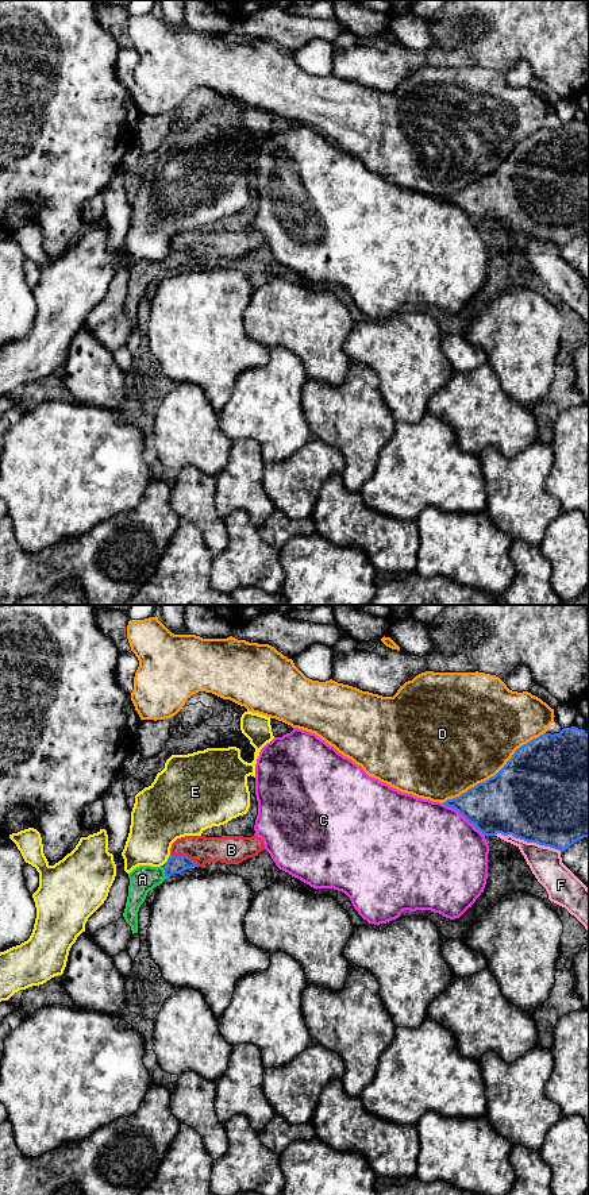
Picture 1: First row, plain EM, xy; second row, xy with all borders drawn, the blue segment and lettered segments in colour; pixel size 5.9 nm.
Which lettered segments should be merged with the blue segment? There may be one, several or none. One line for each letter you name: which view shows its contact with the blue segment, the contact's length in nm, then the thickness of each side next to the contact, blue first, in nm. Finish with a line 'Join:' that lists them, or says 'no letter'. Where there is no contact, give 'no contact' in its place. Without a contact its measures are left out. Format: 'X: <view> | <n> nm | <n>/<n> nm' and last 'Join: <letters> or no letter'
A: xy | 80 nm | 110/160 nm
Join: A

